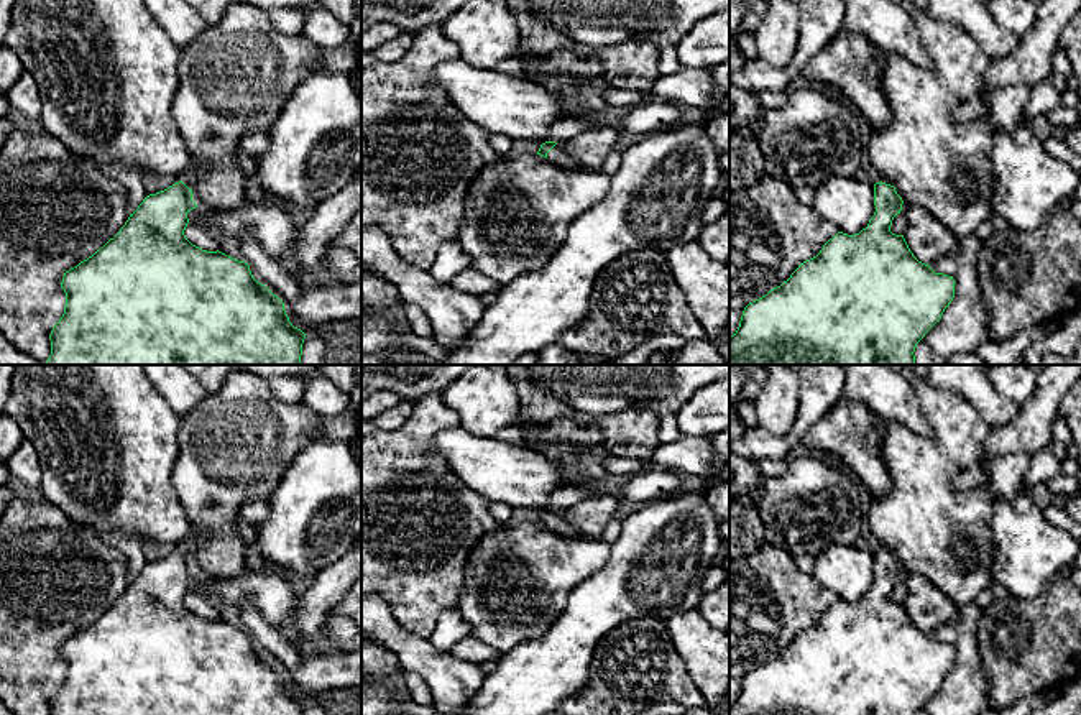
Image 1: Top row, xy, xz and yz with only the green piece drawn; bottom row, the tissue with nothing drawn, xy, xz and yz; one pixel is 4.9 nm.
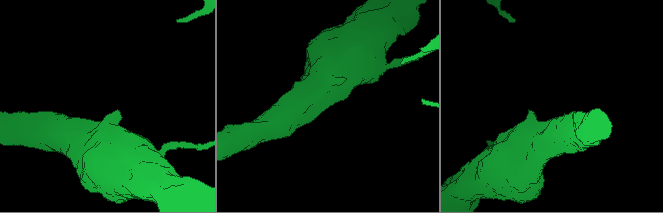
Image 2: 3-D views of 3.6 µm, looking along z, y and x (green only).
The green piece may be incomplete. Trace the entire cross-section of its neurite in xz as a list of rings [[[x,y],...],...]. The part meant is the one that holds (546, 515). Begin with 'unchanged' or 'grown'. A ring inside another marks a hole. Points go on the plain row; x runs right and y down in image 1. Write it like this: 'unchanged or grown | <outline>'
grown | [[[545,510],[540,513],[537,523],[547,526],[550,531],[562,536],[575,536],[575,529],[564,519],[560,511]]]

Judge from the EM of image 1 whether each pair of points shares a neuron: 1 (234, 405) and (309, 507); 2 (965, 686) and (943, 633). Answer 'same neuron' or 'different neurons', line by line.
1: different neurons
2: same neuron

